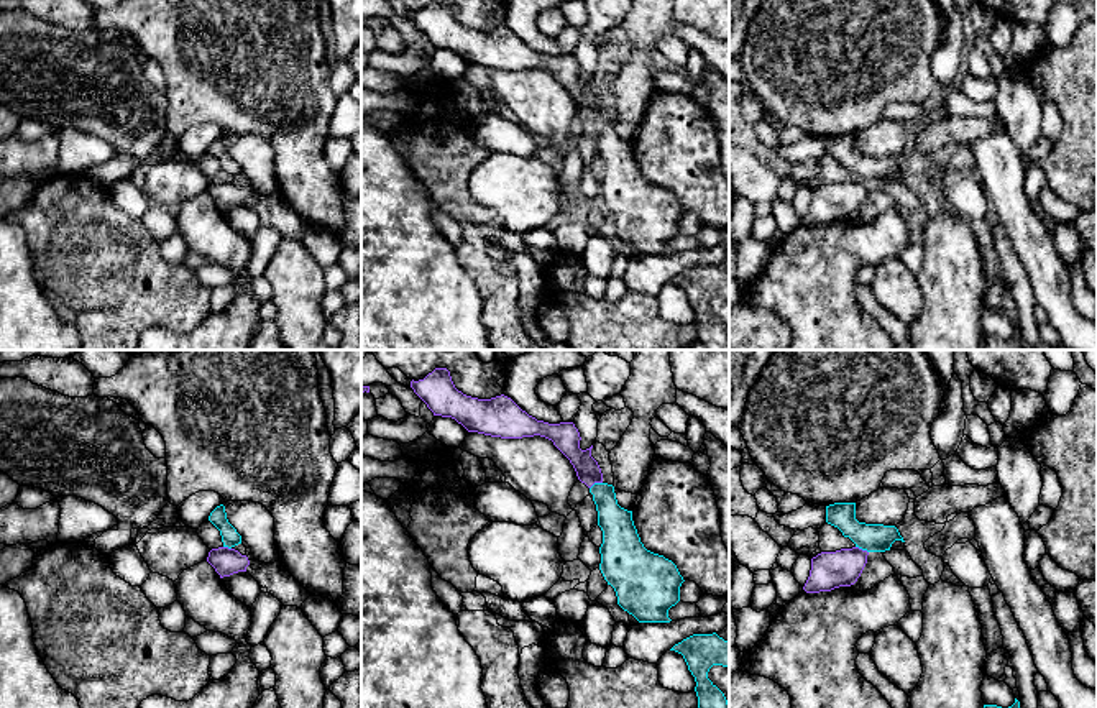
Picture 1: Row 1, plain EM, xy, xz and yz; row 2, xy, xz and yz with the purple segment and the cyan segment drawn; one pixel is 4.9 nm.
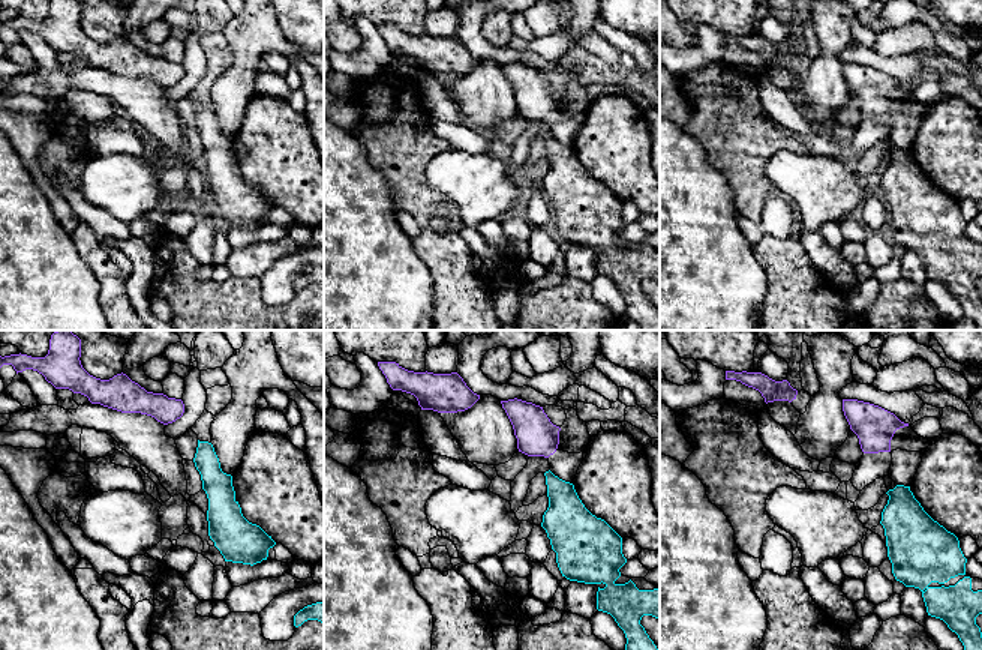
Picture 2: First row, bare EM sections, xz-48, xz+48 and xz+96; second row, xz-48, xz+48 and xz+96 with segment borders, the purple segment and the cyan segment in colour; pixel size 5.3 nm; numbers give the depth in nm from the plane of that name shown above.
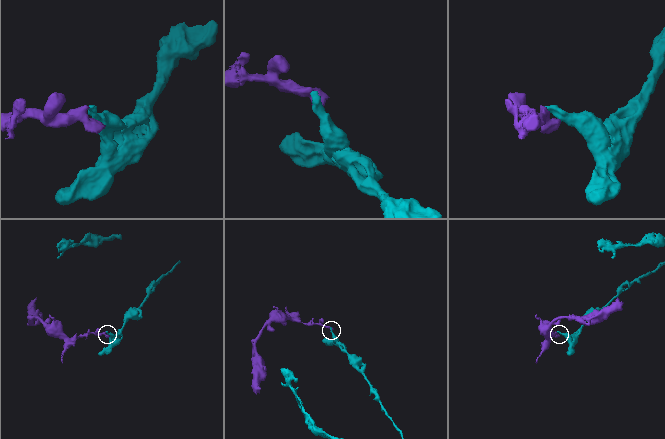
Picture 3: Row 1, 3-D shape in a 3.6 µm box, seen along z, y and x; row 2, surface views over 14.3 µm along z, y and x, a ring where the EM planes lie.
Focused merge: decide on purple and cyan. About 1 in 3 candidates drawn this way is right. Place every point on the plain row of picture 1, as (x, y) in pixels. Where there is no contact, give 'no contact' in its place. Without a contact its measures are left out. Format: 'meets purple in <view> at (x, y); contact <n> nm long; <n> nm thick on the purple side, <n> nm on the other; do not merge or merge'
meets purple in xz at (595, 114); contact 70 nm long; 130 nm thick on the purple side, 160 nm on the other; do not merge

